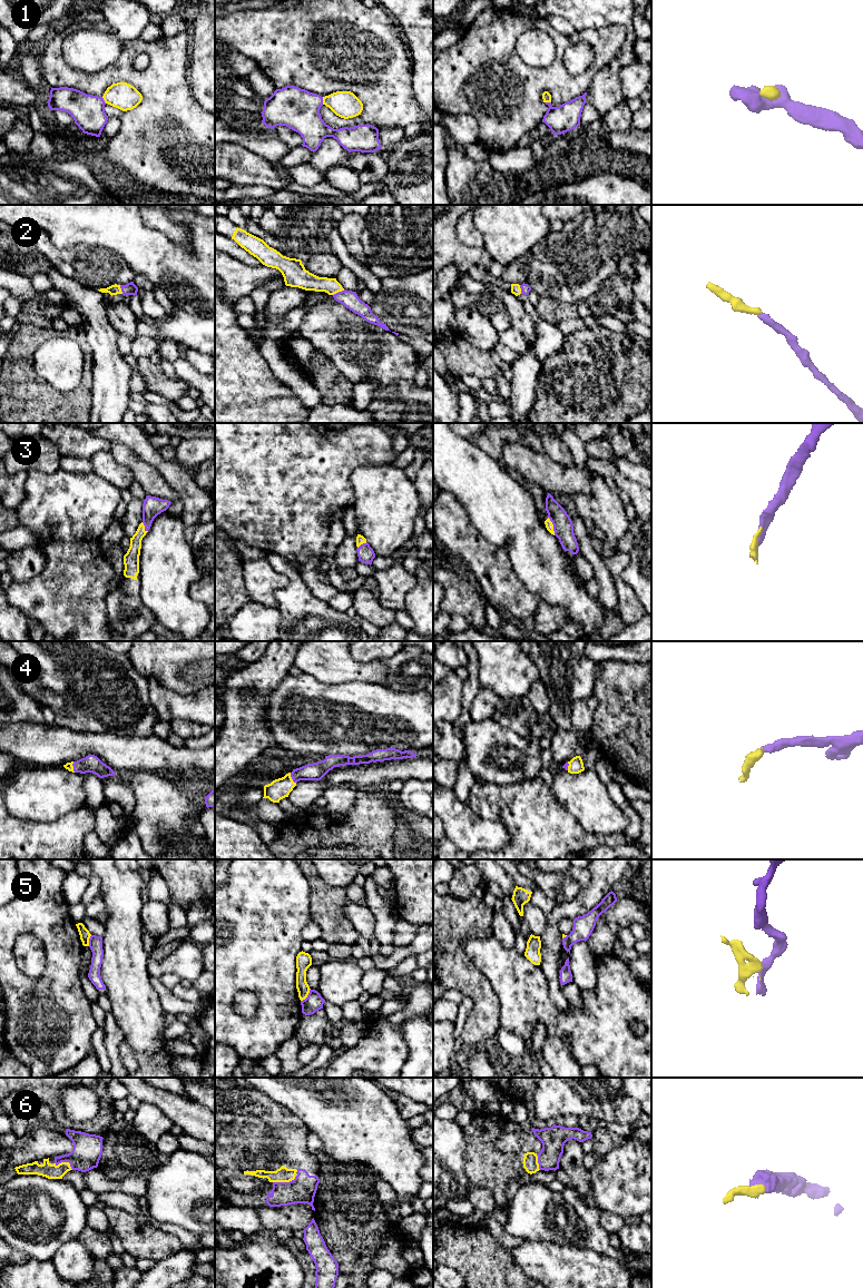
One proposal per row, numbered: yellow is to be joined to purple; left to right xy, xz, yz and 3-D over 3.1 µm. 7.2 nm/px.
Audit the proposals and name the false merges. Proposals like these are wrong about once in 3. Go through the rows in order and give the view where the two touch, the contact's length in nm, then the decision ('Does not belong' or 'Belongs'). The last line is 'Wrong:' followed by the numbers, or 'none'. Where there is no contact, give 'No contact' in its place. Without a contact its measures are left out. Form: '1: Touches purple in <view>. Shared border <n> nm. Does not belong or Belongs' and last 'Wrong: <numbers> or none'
1: Touches purple in xz. Shared border 60 nm. Belongs
2: Touches purple in xz. Shared border 100 nm. Belongs
3: Touches purple in yz. Shared border 140 nm. Belongs
4: Touches purple in xz. Shared border 90 nm. Belongs
5: Touches purple in xz. Shared border 120 nm. Does not belong
6: Touches purple in xz. Shared border 170 nm. Belongs
Wrong: 5

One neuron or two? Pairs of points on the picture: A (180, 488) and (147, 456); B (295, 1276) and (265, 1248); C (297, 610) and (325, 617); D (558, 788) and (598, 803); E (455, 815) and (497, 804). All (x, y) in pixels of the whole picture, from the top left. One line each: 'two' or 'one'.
A: one
B: one
C: one
D: one
E: two

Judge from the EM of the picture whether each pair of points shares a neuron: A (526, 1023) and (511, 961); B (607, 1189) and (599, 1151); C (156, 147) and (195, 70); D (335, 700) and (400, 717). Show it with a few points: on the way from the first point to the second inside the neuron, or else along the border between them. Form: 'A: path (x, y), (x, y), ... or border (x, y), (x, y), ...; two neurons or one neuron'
A: path (522, 1008), (522, 990), (512, 976); one neuron
B: border (621, 1143), (597, 1161); two neurons
C: border (189, 55), (189, 87), (193, 96), (200, 105); two neurons
D: path (351, 711), (365, 716), (384, 717); one neuron

